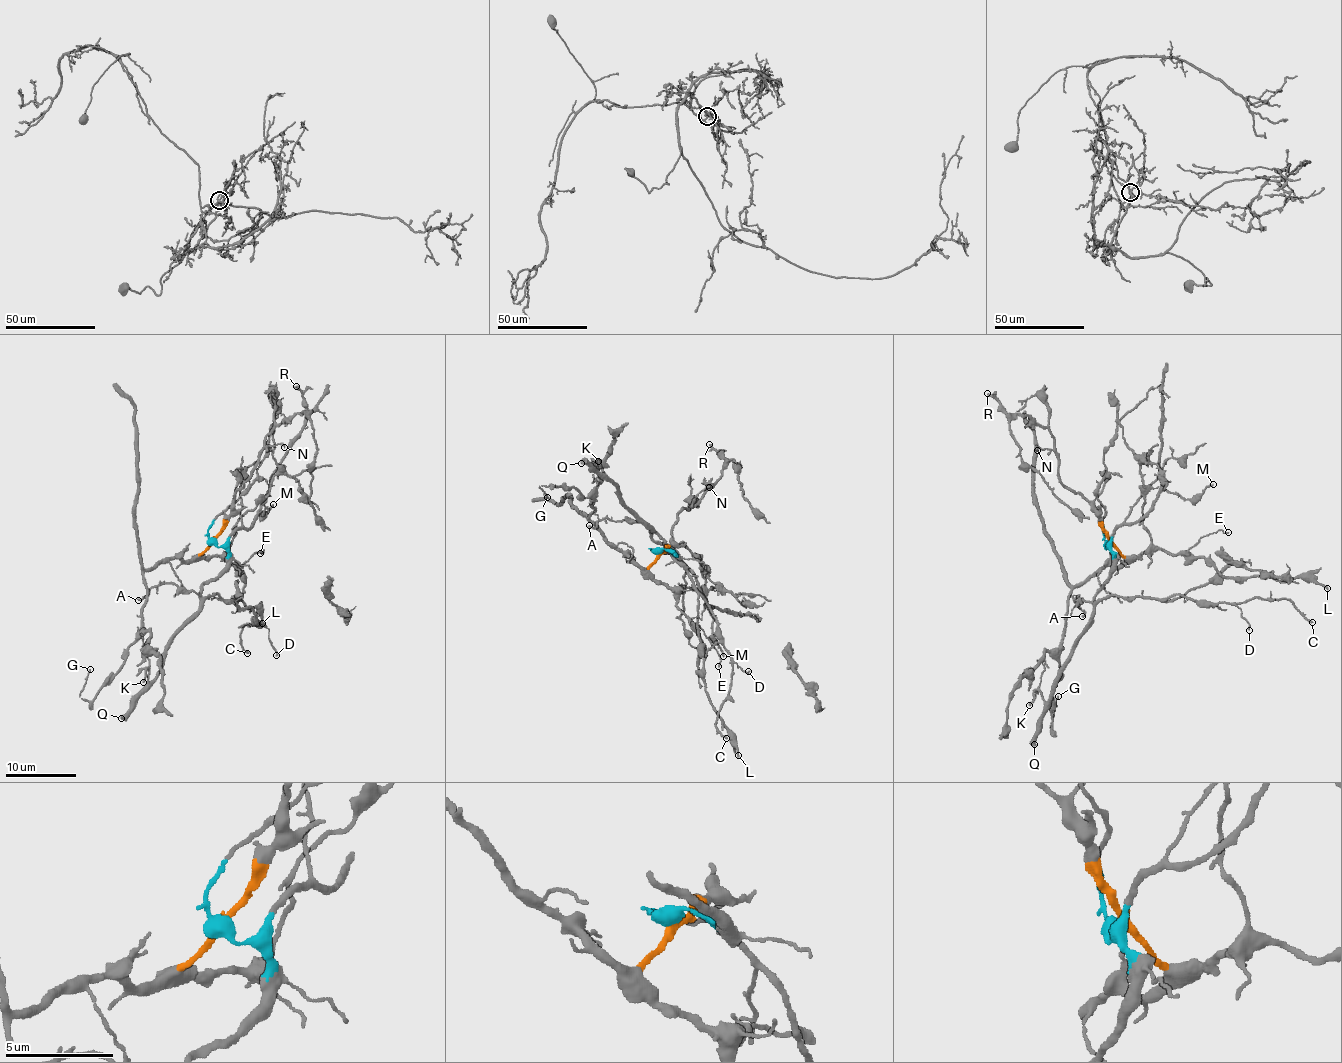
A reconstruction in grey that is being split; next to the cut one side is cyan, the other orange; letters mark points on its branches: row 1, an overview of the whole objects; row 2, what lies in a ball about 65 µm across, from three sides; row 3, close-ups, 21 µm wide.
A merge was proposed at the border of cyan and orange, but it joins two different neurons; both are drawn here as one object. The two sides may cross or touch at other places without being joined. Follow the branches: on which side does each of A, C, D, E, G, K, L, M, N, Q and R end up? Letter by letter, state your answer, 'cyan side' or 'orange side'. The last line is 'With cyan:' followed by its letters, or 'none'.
A: cyan side
C: cyan side
D: cyan side
E: orange side
G: orange side
K: cyan side
L: orange side
M: cyan side
N: orange side
Q: cyan side
R: orange side
With cyan: A, C, D, K, M, Q

